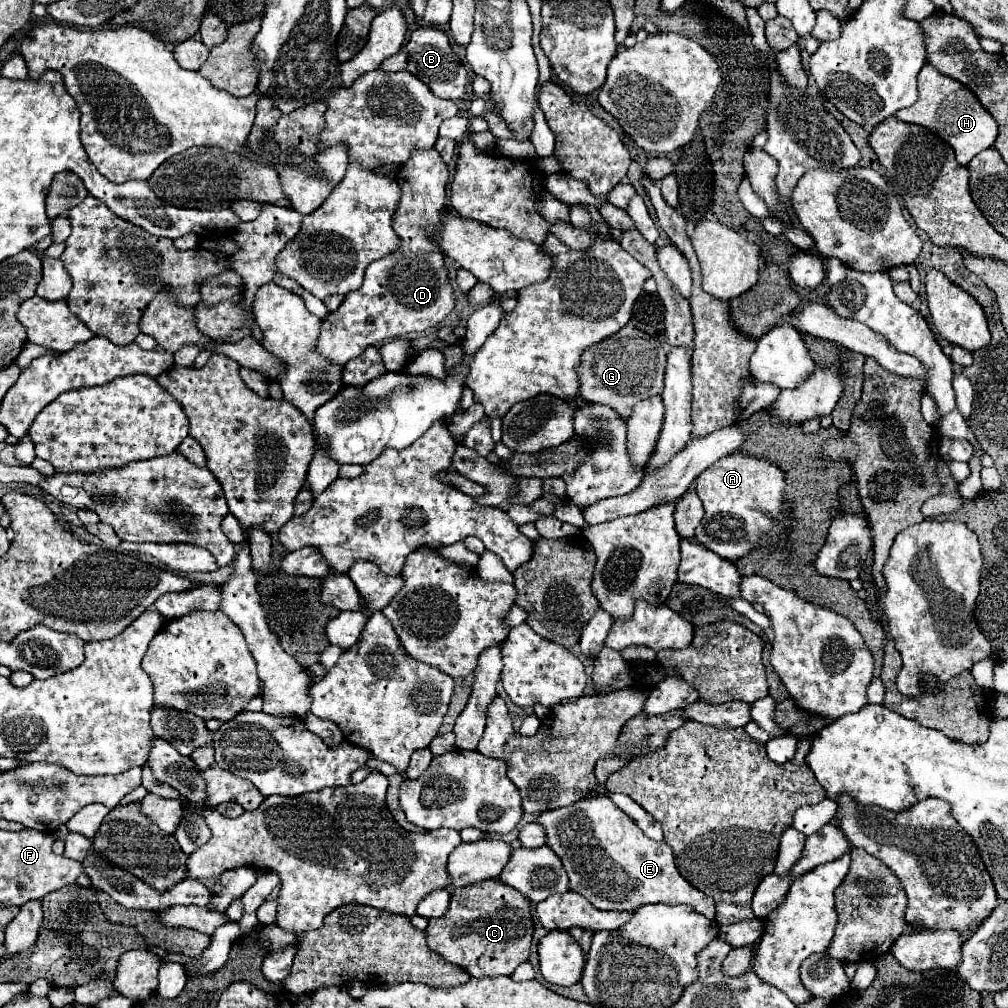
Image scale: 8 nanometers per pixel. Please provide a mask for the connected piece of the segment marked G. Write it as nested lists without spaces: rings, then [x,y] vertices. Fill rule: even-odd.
[[[631,325],[609,335],[601,343],[585,349],[581,363],[577,365],[579,395],[589,403],[601,403],[617,411],[621,417],[629,417],[637,401],[643,401],[663,389],[665,375],[665,349],[663,343]]]

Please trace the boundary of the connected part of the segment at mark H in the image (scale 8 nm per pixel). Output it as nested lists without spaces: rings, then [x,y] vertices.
[[[931,63],[923,67],[919,73],[919,99],[915,105],[901,109],[895,113],[899,121],[905,123],[917,123],[933,133],[939,133],[941,139],[945,139],[957,155],[959,165],[967,165],[979,151],[989,149],[997,139],[997,123],[995,119],[985,111],[985,107],[979,103],[979,99],[957,79],[949,79],[947,75],[941,75]]]

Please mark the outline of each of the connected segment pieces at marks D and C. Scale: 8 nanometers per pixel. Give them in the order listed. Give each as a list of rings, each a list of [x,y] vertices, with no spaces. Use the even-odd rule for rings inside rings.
[[[425,149],[415,151],[397,173],[395,179],[401,185],[401,201],[393,217],[393,229],[401,235],[403,245],[389,257],[369,265],[363,285],[345,295],[341,307],[329,313],[321,323],[315,351],[341,367],[359,357],[369,345],[379,345],[385,339],[405,337],[433,327],[455,307],[453,289],[445,271],[445,257],[425,235],[425,227],[437,223],[445,207],[445,185],[449,181],[447,165],[435,149]]]
[[[487,879],[473,887],[451,893],[449,909],[439,919],[429,919],[427,945],[449,963],[461,965],[473,977],[511,975],[515,967],[529,959],[533,919],[529,901],[499,879]]]

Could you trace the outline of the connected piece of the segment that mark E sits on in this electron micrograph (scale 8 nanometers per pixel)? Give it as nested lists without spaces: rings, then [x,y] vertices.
[[[587,797],[577,803],[571,803],[569,807],[545,811],[543,815],[537,817],[537,821],[545,827],[547,831],[547,845],[559,855],[559,859],[565,865],[565,871],[569,873],[571,889],[579,895],[583,895],[593,907],[597,909],[623,909],[623,911],[635,911],[641,905],[647,903],[667,903],[667,905],[677,905],[685,903],[697,909],[697,913],[715,919],[715,901],[709,899],[703,891],[695,889],[689,881],[679,875],[671,847],[665,841],[653,841],[643,831],[631,821],[629,815],[625,815],[619,807],[611,803],[609,797]]]

